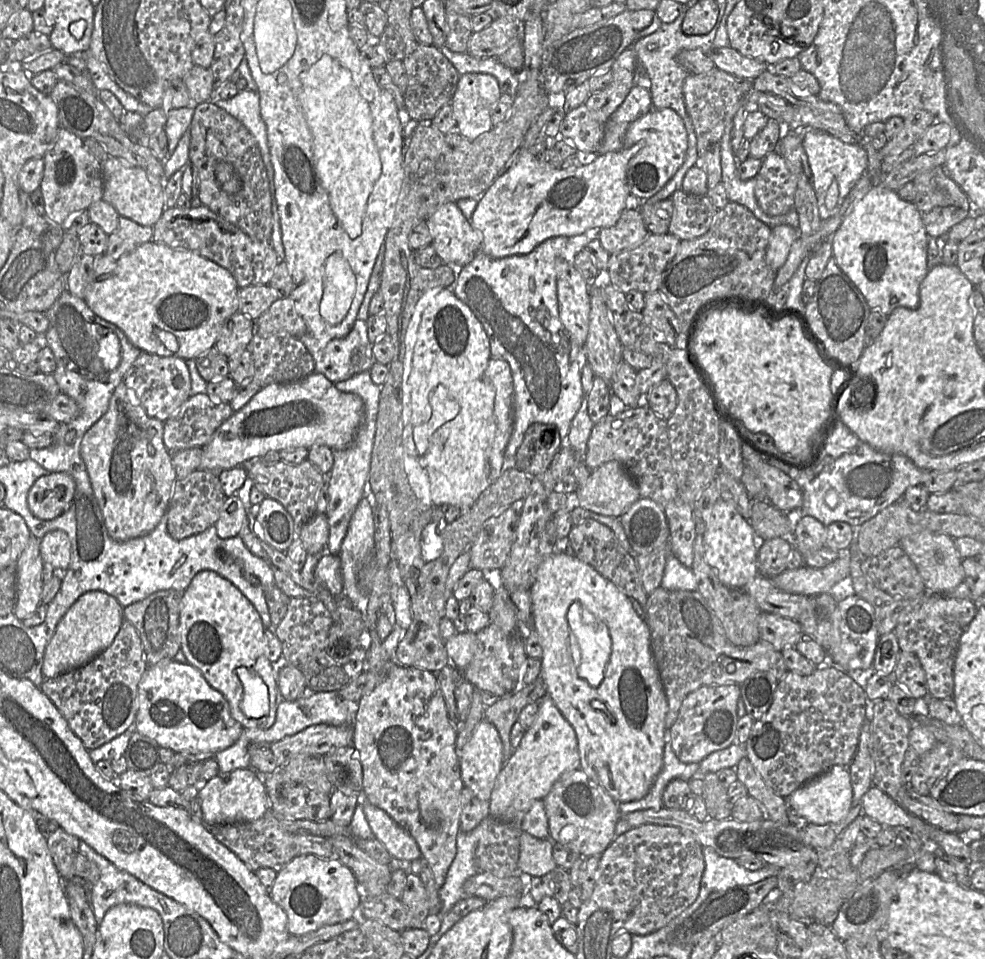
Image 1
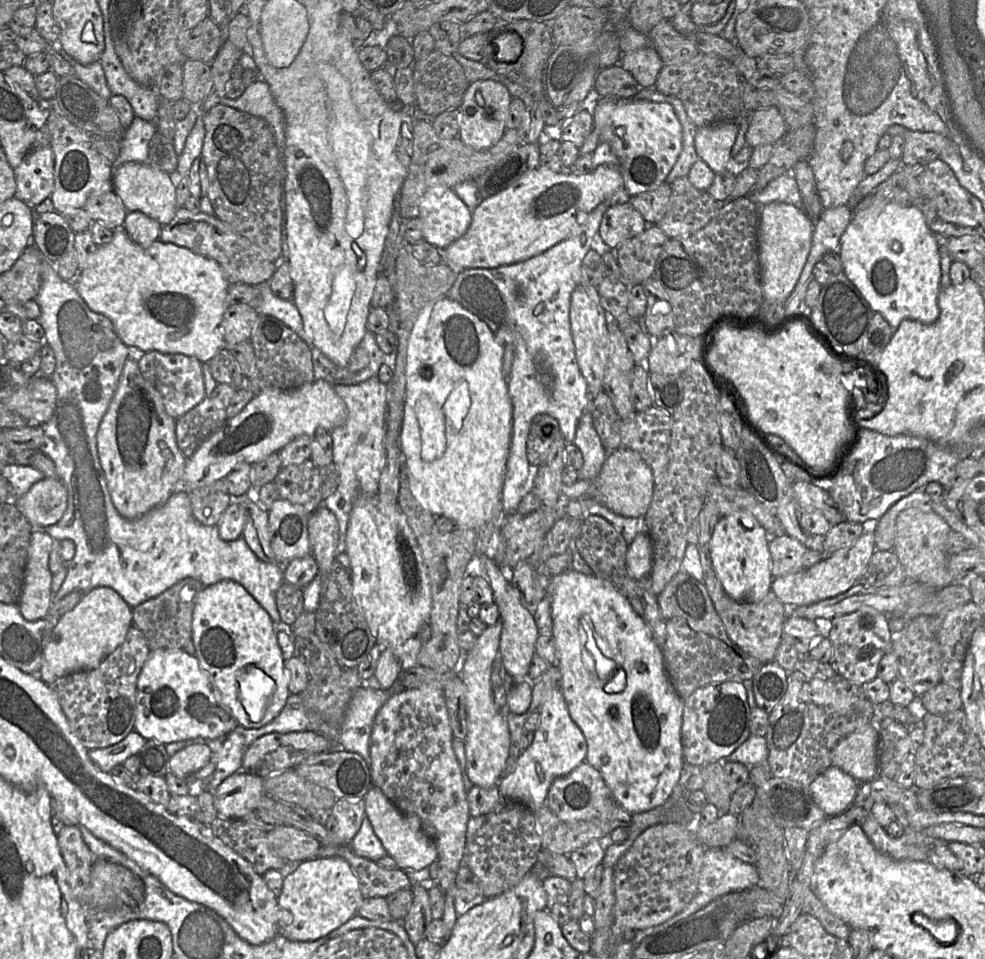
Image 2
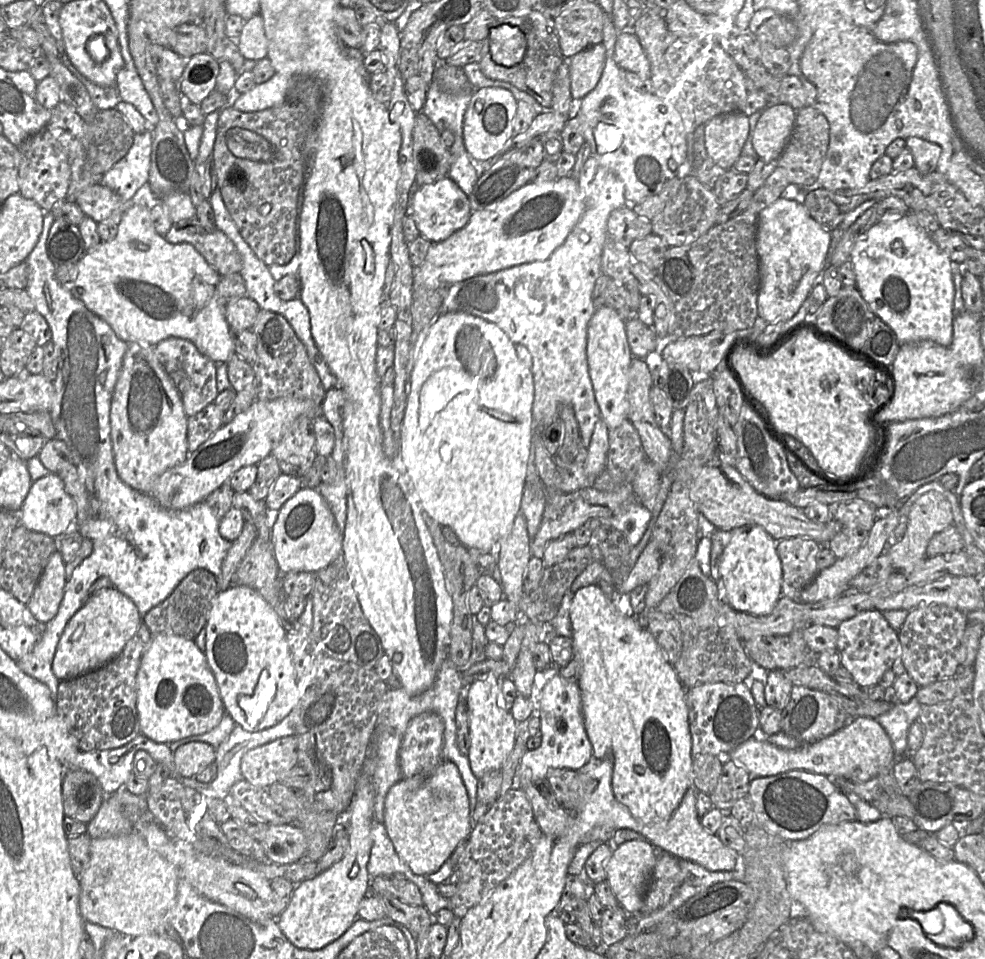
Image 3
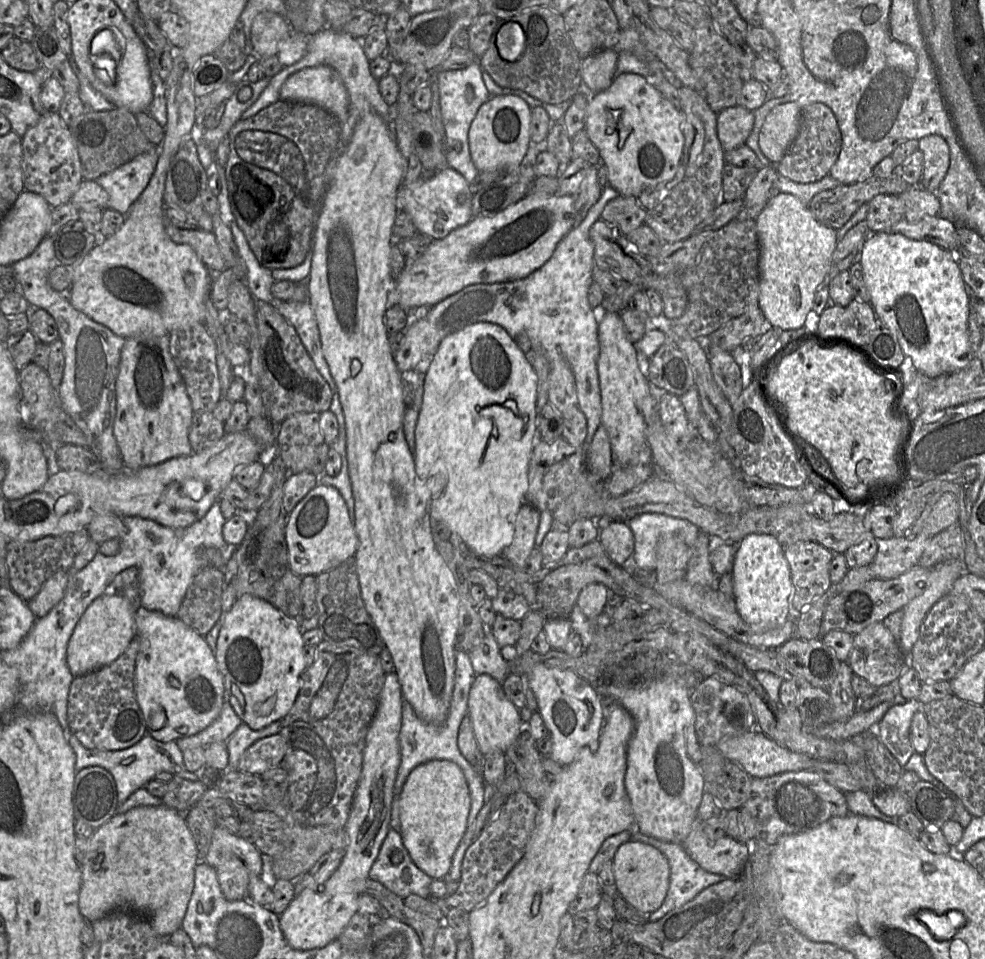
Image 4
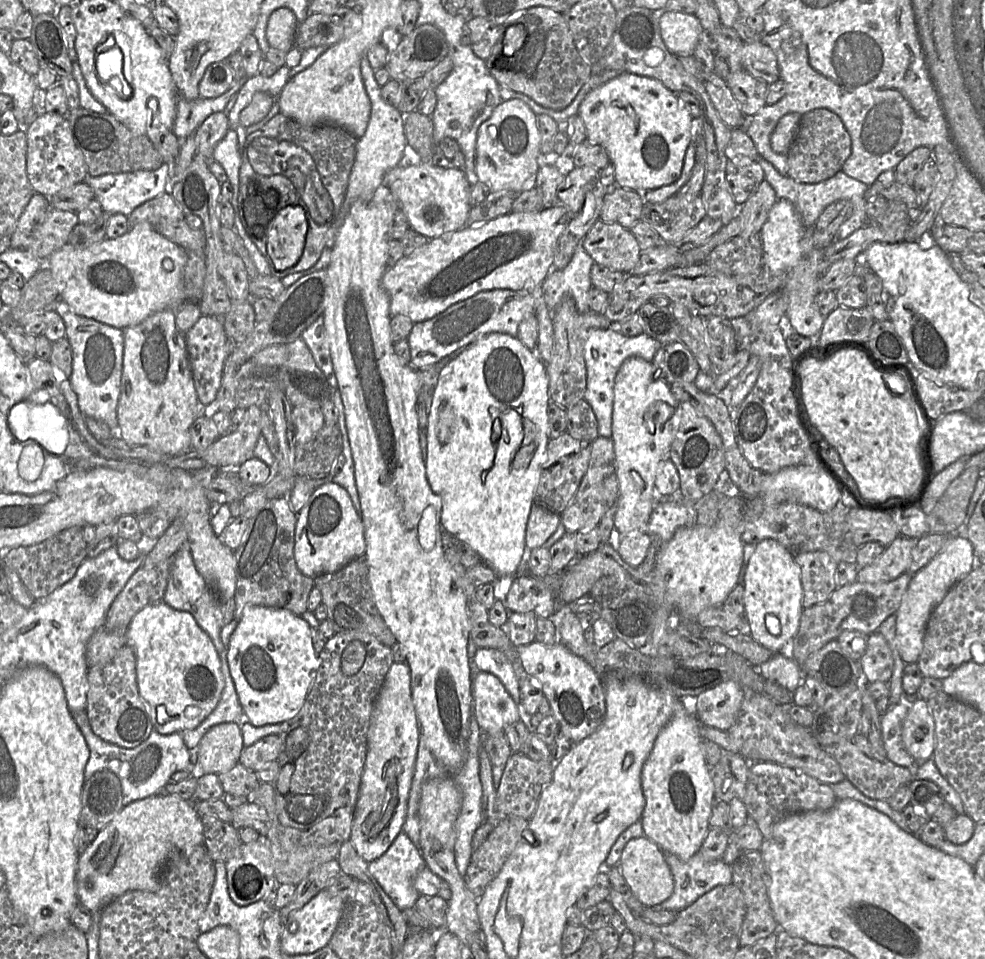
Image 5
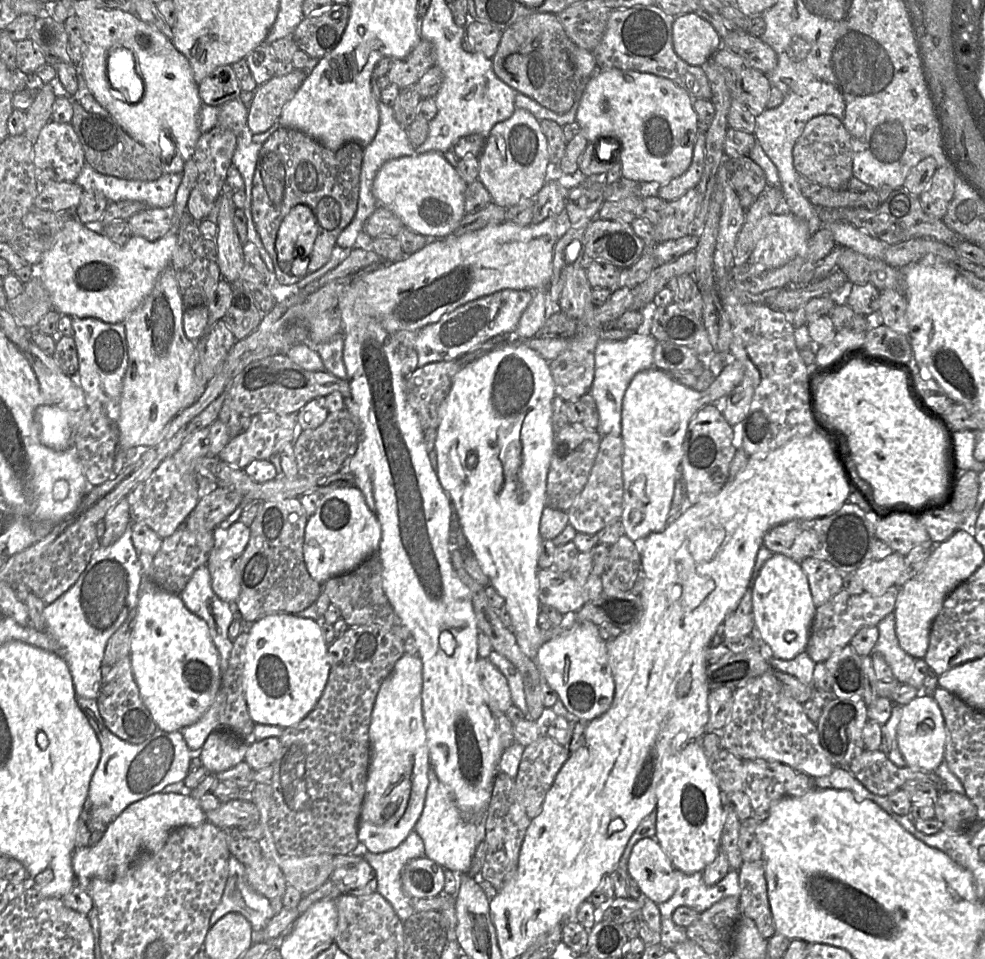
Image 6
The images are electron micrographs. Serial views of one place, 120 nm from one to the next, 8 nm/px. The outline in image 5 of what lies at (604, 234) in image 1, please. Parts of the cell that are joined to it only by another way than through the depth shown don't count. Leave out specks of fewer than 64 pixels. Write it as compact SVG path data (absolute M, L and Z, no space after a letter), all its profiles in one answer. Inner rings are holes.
M616 188L604 197L600 220L630 229L641 220L643 206L644 197L635 190Z

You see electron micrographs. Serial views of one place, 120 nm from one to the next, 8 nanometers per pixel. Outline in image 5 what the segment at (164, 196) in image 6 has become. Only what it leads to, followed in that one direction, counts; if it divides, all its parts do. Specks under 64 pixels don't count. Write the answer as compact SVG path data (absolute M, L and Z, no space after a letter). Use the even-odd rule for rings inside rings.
M164 163L155 171L106 174L99 177L87 175L84 182L92 188L95 199L99 201L105 213L121 213L128 217L140 205L168 192L169 170L171 166L173 165Z

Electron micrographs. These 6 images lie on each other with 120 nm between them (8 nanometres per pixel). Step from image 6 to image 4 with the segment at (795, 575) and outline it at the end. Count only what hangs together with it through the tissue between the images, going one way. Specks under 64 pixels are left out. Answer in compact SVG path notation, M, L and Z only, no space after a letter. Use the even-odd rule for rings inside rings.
M750 534L737 542L732 579L736 608L757 633L781 627L788 619L792 581L785 546L769 534Z

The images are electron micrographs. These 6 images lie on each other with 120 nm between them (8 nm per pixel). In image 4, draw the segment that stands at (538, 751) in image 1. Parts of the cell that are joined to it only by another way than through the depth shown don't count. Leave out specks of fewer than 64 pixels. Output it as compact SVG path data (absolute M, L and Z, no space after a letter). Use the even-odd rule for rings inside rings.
M543 664L534 666L526 677L533 690L538 712L552 738L553 747L549 756L563 766L570 765L583 747L596 751L600 745L601 733L606 721L606 698L601 696L588 681L572 670L550 668Z

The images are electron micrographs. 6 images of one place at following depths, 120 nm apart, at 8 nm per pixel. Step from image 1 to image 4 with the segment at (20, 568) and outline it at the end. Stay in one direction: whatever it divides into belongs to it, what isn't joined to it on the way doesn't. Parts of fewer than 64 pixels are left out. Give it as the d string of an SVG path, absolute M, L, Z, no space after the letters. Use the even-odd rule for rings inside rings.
M59 571L53 574L42 586L39 593L28 606L37 617L44 617L64 597L70 571Z

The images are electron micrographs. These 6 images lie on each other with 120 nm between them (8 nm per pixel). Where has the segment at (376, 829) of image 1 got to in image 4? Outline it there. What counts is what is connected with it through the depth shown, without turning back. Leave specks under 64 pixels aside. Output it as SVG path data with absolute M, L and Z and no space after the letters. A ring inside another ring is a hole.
M430 760L415 767L400 794L400 834L415 865L433 879L443 879L463 838L471 807L462 769L449 760Z

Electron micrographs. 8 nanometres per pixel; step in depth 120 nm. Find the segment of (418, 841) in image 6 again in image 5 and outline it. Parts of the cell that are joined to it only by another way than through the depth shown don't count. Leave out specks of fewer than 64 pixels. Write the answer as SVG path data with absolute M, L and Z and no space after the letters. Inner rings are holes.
M403 831L388 850L369 862L369 872L400 910L412 908L420 896L414 887L417 874L426 867L417 845Z

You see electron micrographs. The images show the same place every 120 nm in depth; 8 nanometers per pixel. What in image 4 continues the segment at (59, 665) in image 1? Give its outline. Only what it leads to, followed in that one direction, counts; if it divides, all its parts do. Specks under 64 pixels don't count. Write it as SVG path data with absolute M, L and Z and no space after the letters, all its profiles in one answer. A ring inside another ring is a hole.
M104 593L86 609L77 623L67 647L67 664L74 677L107 666L118 659L136 637L136 610L122 595Z

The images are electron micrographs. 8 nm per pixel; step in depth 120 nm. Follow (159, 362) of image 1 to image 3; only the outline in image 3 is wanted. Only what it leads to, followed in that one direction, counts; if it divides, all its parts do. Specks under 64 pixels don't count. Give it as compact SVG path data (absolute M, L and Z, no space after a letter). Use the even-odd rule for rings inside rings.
M170 337L158 343L154 347L154 352L177 389L187 417L200 412L209 404L214 404L218 395L216 382L217 364L201 354L192 342Z

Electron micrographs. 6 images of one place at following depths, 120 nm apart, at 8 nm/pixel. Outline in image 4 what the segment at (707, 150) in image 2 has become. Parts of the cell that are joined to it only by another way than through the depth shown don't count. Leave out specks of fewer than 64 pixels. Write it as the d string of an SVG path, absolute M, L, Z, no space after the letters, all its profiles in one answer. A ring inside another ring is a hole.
M742 106L728 107L717 113L717 135L724 151L743 144L754 126L754 112Z

